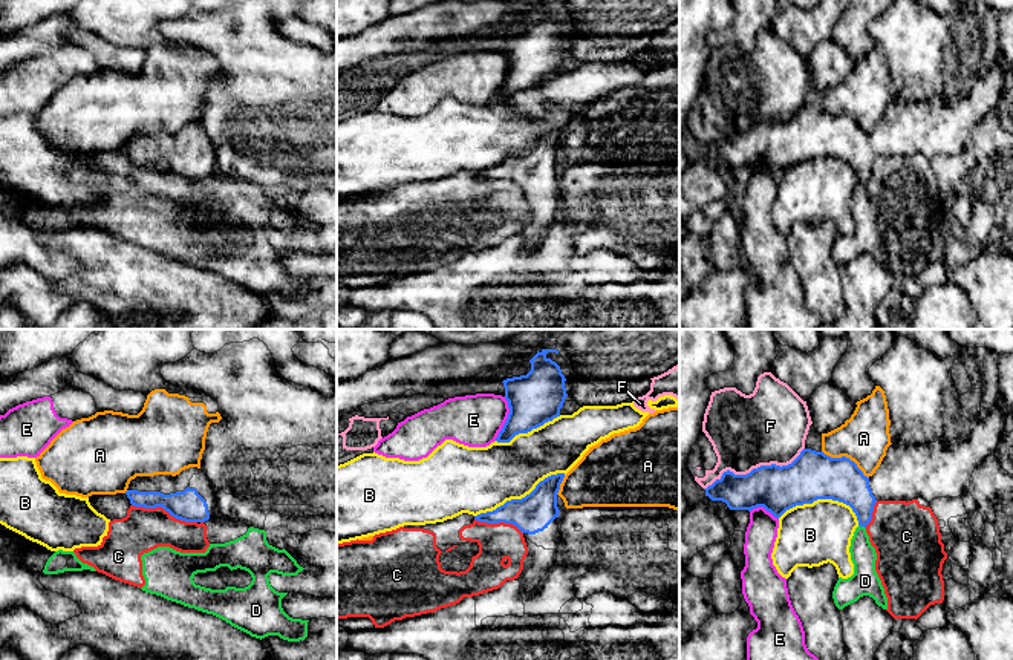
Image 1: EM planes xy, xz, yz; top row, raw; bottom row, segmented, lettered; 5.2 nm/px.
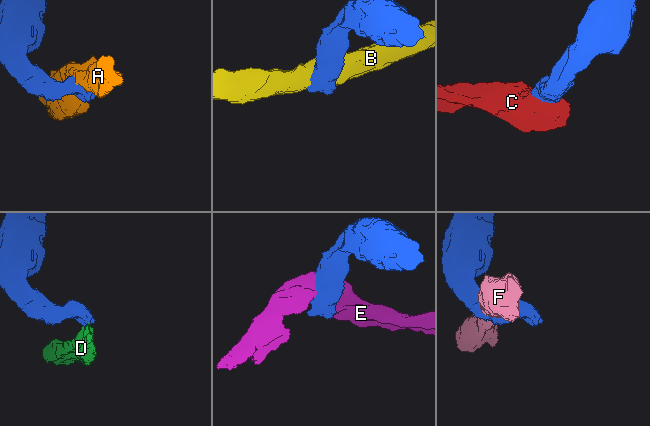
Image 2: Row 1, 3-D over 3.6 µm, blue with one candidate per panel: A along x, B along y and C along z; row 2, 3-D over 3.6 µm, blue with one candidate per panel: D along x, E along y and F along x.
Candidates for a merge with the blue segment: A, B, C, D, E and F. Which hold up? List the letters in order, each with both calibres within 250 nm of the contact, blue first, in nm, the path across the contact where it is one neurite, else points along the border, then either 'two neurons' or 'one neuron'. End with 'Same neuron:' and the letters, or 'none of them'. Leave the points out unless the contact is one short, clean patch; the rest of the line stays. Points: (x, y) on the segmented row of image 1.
A: calibres 260 and 260 nm; two neurons
B: calibres 200 and 360 nm; two neurons
C: calibres 170 and 220 nm; border xy (132, 504), (162, 507), (176, 518), (196, 522); two neurons
D: calibres 200 and 140 nm; border yz (859, 524), (865, 529); two neurons
E: calibres 280 and 280 nm; two neurons
F: calibres 240 and 400 nm; two neurons
Same neuron: none of them

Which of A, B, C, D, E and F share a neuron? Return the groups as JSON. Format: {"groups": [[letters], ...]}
{"groups": [["A"], ["B"], ["C", "D"], ["E"], ["F"]]}

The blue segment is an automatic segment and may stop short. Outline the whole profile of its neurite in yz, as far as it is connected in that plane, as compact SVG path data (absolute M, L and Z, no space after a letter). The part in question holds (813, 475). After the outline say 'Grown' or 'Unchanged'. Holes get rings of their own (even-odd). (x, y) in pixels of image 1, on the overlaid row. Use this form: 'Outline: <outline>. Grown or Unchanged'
Outline: M1001 397L989 409L984 421L973 420L970 433L953 446L936 441L923 446L891 444L880 467L872 476L865 476L854 461L846 456L831 458L823 452L803 449L800 455L788 466L761 466L747 475L735 475L727 470L705 490L712 501L722 501L730 510L748 510L764 507L774 518L780 518L787 510L813 504L817 499L832 499L852 508L858 525L865 527L872 519L877 501L912 501L923 498L932 502L938 498L963 496L970 487L973 470L981 466L987 456L993 455L1005 429L1008 410Z. Grown

